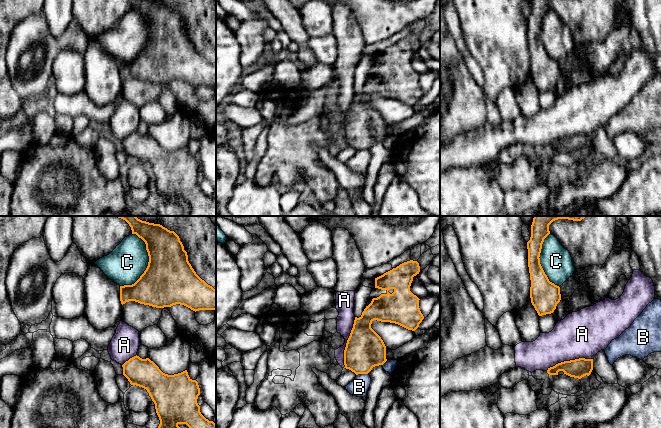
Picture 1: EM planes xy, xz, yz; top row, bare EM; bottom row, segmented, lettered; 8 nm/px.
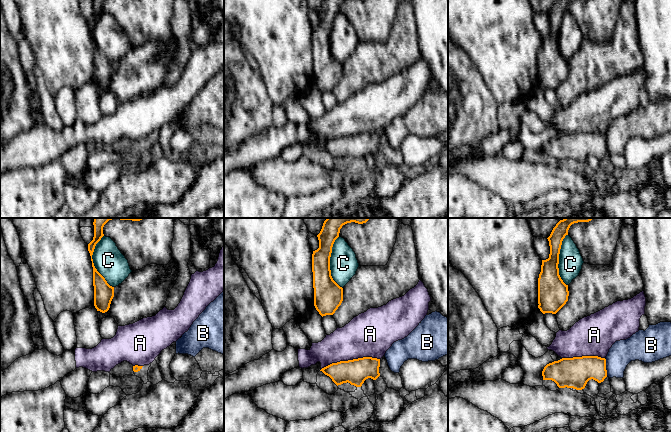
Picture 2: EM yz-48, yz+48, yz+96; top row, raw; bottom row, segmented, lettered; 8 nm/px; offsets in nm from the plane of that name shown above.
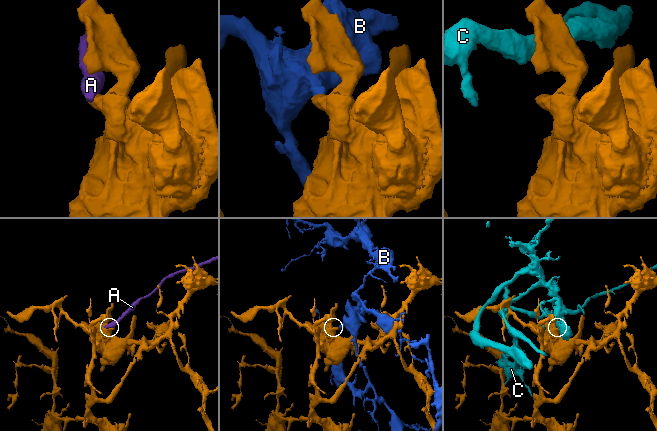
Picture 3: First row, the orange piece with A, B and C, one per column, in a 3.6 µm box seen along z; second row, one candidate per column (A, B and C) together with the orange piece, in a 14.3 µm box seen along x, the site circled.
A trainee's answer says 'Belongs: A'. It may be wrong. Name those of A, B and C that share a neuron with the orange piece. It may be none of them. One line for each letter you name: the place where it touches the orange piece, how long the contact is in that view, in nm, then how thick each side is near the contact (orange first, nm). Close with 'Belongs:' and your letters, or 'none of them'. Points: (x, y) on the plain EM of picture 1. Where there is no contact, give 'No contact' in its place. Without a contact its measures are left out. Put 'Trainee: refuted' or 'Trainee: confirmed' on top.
Trainee: refuted
Belongs: none of them

